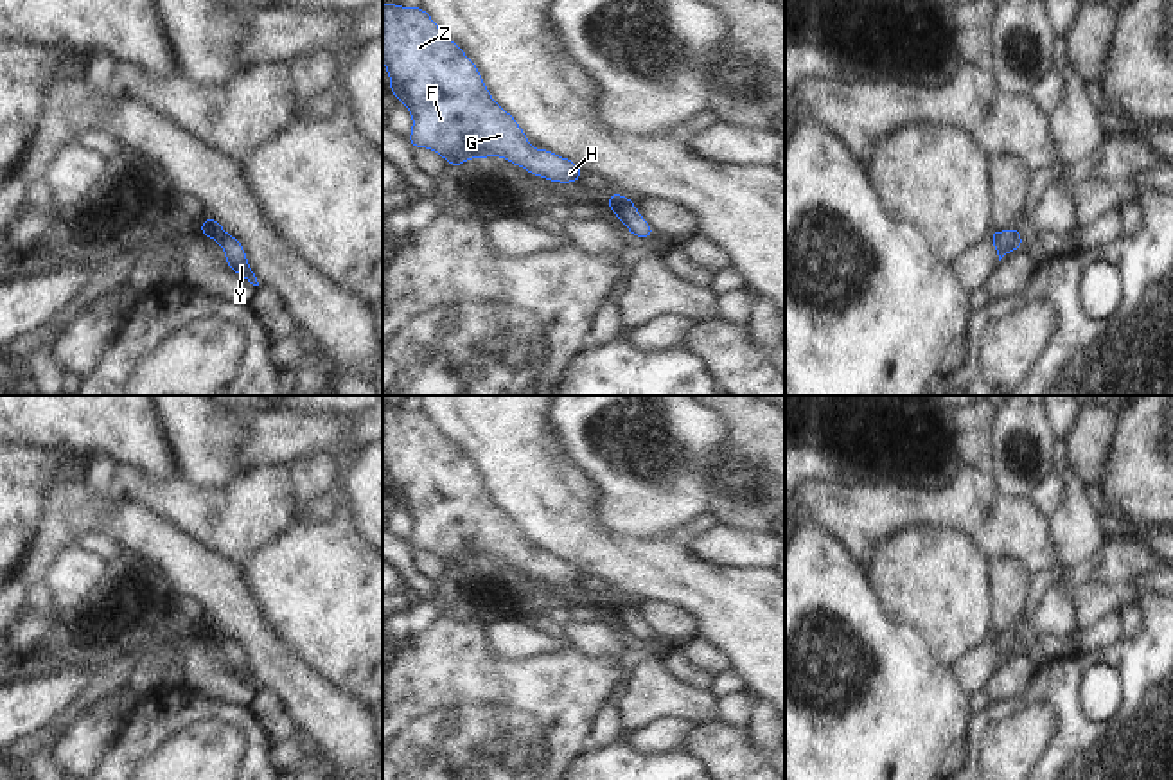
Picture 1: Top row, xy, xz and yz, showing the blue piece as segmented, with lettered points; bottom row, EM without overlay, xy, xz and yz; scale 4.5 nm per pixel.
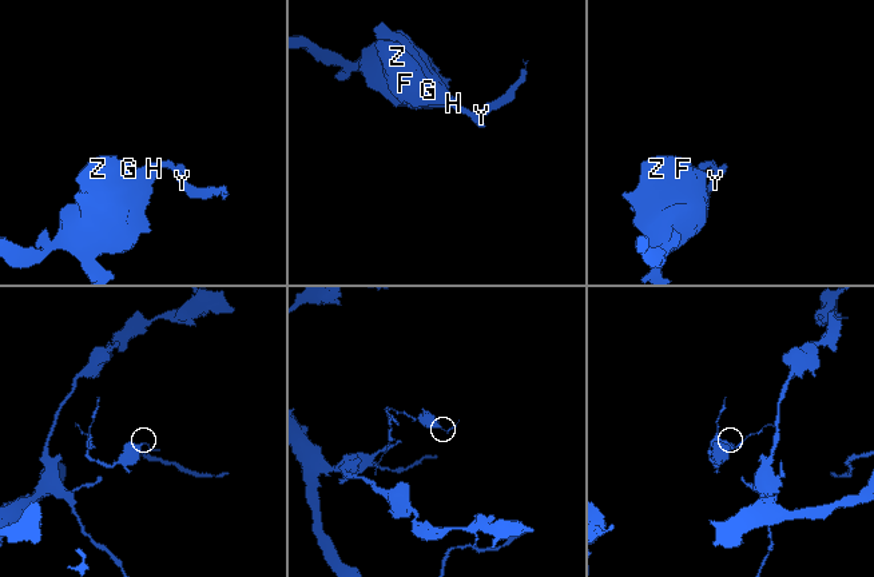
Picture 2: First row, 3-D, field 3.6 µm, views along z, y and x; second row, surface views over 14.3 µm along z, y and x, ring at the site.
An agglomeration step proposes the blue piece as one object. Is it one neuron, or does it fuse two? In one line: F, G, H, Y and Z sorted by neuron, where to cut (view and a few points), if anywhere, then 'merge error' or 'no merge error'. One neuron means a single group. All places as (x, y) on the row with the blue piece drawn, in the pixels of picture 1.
F G H Z / Y; cut in xz along (631, 202), (615, 212); merge error

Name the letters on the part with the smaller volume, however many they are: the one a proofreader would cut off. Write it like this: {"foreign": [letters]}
{"foreign": ["Y"]}

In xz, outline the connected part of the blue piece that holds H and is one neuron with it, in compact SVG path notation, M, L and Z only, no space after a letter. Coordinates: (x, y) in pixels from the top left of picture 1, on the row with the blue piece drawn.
M383 4L383 61L390 92L413 117L408 142L438 153L453 167L465 160L501 156L550 182L580 182L582 169L548 149L534 149L516 119L490 95L478 66L451 41L422 7Z

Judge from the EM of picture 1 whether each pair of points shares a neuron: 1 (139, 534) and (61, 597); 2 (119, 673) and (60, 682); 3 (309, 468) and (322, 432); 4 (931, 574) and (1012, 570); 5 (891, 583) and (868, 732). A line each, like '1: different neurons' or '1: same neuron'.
1: different neurons
2: different neurons
3: different neurons
4: different neurons
5: different neurons

